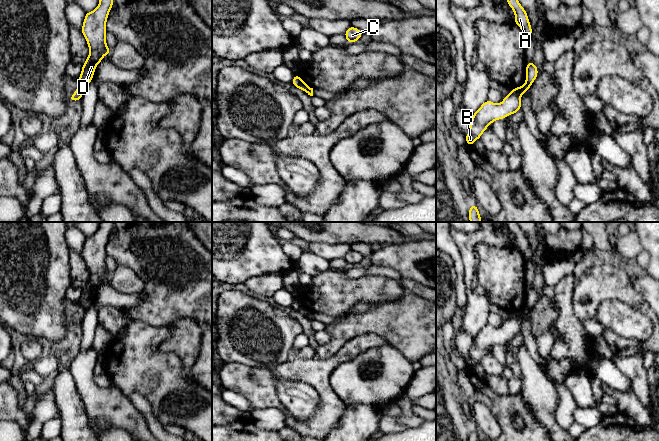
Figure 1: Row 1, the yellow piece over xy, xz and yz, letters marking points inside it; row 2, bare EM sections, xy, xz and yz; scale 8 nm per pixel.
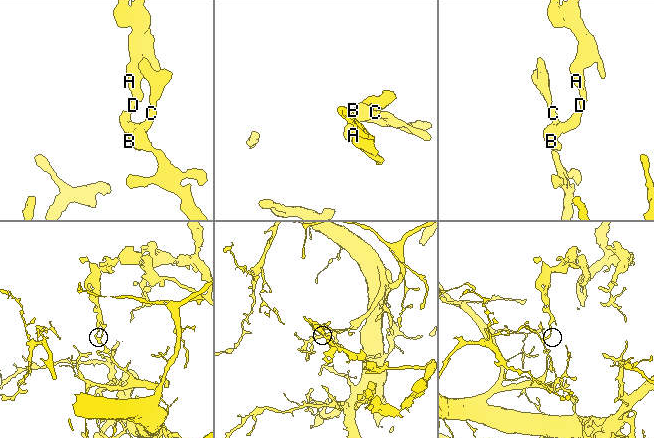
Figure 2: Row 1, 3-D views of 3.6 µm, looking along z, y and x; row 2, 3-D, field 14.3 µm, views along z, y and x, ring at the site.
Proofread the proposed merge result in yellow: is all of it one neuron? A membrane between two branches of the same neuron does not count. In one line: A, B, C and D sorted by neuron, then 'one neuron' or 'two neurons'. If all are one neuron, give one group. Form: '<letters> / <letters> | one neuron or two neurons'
A D / B C | two neurons

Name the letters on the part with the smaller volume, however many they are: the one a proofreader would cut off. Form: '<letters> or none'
A, D

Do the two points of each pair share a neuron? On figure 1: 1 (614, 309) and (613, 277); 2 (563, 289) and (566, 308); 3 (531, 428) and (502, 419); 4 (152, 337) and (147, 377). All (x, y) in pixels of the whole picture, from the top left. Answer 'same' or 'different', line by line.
1: different
2: same
3: same
4: same

